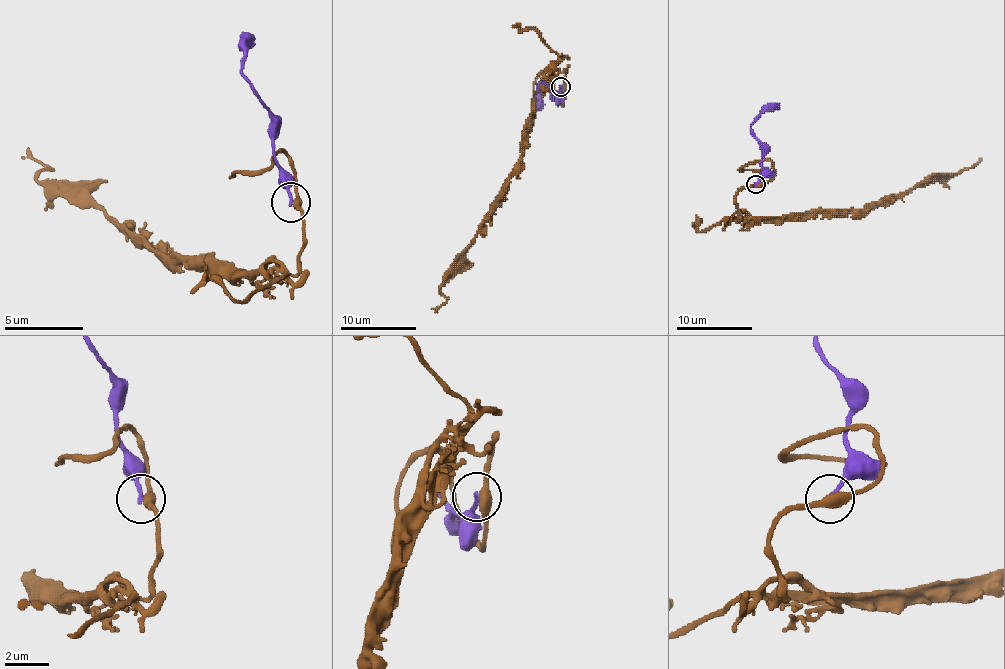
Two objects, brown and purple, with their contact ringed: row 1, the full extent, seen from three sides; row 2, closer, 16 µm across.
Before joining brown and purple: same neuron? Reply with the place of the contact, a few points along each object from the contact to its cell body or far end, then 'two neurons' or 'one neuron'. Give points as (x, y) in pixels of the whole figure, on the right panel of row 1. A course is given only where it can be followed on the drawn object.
at (756, 184); brown runs (756, 184), (735, 196), (741, 218), (743, 213), (866, 213), (919, 183), (956, 173), (981, 158); purple runs (756, 184), (762, 171), (762, 143), (751, 124), (779, 103); two neurons

